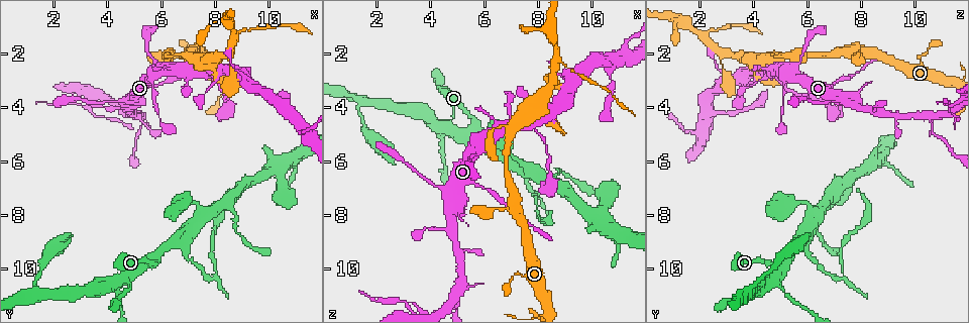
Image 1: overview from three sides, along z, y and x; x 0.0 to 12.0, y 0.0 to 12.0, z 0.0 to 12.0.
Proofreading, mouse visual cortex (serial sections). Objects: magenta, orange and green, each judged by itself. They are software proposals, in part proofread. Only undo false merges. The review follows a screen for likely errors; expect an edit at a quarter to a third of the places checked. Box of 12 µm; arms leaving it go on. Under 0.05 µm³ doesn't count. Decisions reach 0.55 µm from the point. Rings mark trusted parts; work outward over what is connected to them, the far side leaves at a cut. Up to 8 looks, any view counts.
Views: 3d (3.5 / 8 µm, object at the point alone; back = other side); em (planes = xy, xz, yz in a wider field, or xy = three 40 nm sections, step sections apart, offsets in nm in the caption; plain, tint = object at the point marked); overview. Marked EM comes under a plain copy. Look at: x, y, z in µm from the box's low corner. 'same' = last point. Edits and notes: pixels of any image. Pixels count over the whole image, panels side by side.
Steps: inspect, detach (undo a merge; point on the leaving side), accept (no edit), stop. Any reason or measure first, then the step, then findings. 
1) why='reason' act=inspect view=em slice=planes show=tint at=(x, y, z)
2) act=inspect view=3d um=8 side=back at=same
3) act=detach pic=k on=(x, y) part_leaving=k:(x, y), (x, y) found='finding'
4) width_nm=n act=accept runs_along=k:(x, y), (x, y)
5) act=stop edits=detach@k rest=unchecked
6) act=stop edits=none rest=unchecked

why='two arms in line, one across' act=inspect view=3d um=3.5 at=(6.6, 8.8, 5.7)

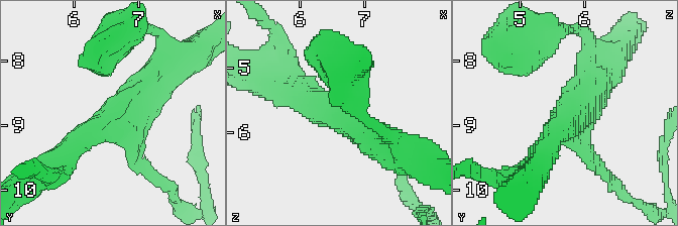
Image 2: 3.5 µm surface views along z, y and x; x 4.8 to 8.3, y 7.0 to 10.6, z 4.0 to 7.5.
arms=3 arm_widths_nm=150,250,400 act=inspect view=em slice=xy step=2 show=tint at=(6.65, 8.85, 5.75)

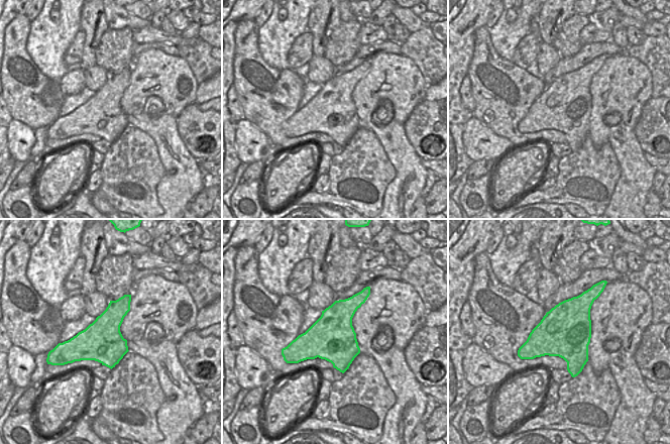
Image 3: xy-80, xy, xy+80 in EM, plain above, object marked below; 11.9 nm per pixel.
act=accept runs_along=2:(63, 150), (162, 79) found='one cell here'

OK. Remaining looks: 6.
why='abrupt turn' act=inspect view=3d um=3.5 at=(7.9, 10.3, 7.2)

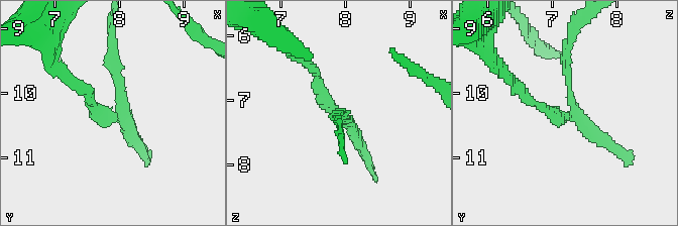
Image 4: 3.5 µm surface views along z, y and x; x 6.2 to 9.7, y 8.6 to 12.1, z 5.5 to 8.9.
why='now the EM' act=inspect view=em slice=xy step=5 show=tint at=(7.95, 10.35, 7.25)

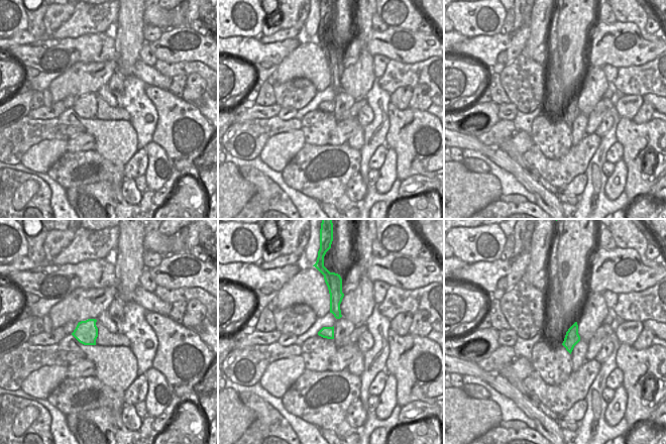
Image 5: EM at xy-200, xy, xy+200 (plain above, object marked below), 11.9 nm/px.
act=inspect view=em slice=xy step=1 show=tint at=same

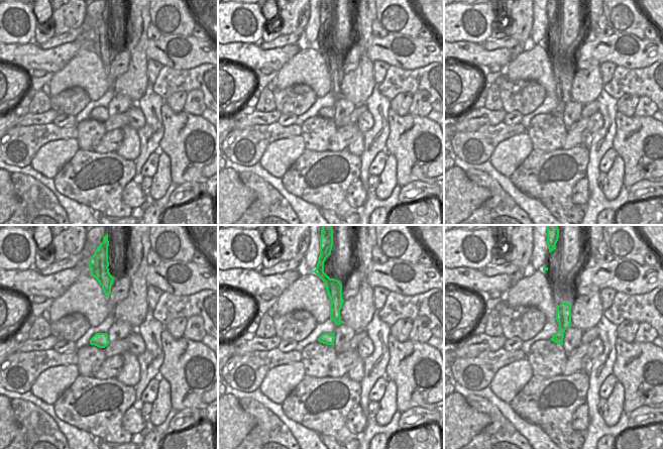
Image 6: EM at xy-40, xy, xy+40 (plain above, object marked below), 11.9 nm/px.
act=accept runs_along=4:(522, 91), (568, 115), (563, 53) found='one cell here'

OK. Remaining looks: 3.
why='a narrow waist' act=inspect view=3d um=8 side=back at=(6.0, 3.1, 7.0)

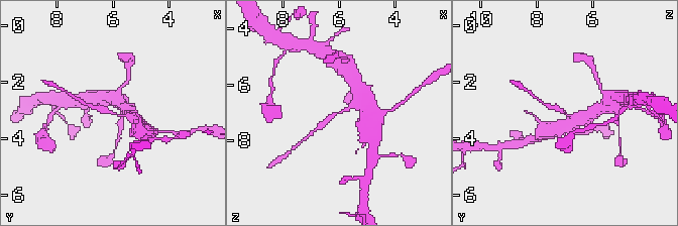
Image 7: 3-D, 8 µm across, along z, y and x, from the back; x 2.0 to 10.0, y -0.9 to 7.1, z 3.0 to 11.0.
why='closer look' act=inspect view=3d um=3.5 side=back at=(6.1, 3.1, 7.1)

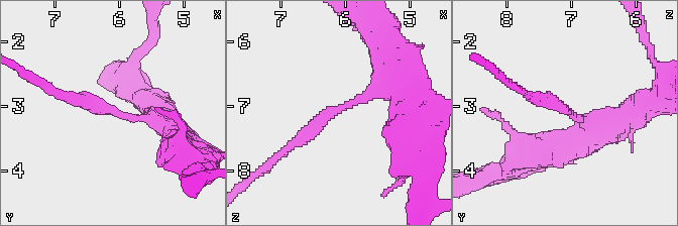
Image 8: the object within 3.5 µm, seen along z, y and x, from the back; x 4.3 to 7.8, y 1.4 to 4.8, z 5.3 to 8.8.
arm_widths_nm=200,300 act=inspect view=em slice=planes show=tint at=(6.05, 3.10, 7.00)

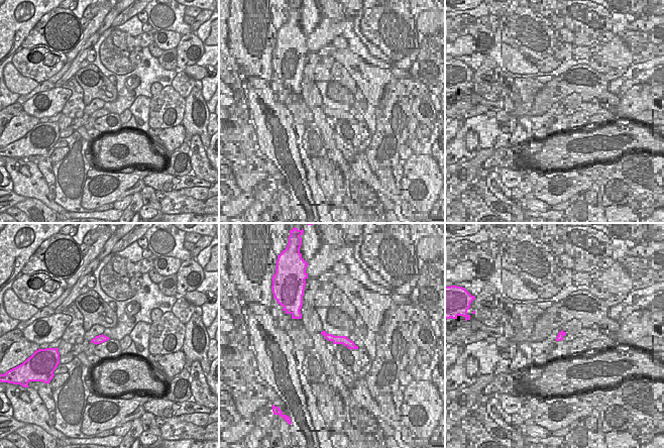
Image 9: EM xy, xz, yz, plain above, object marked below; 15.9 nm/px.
act=accept found='one cell here'

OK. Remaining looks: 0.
act=stop edits=none rest=unchecked

